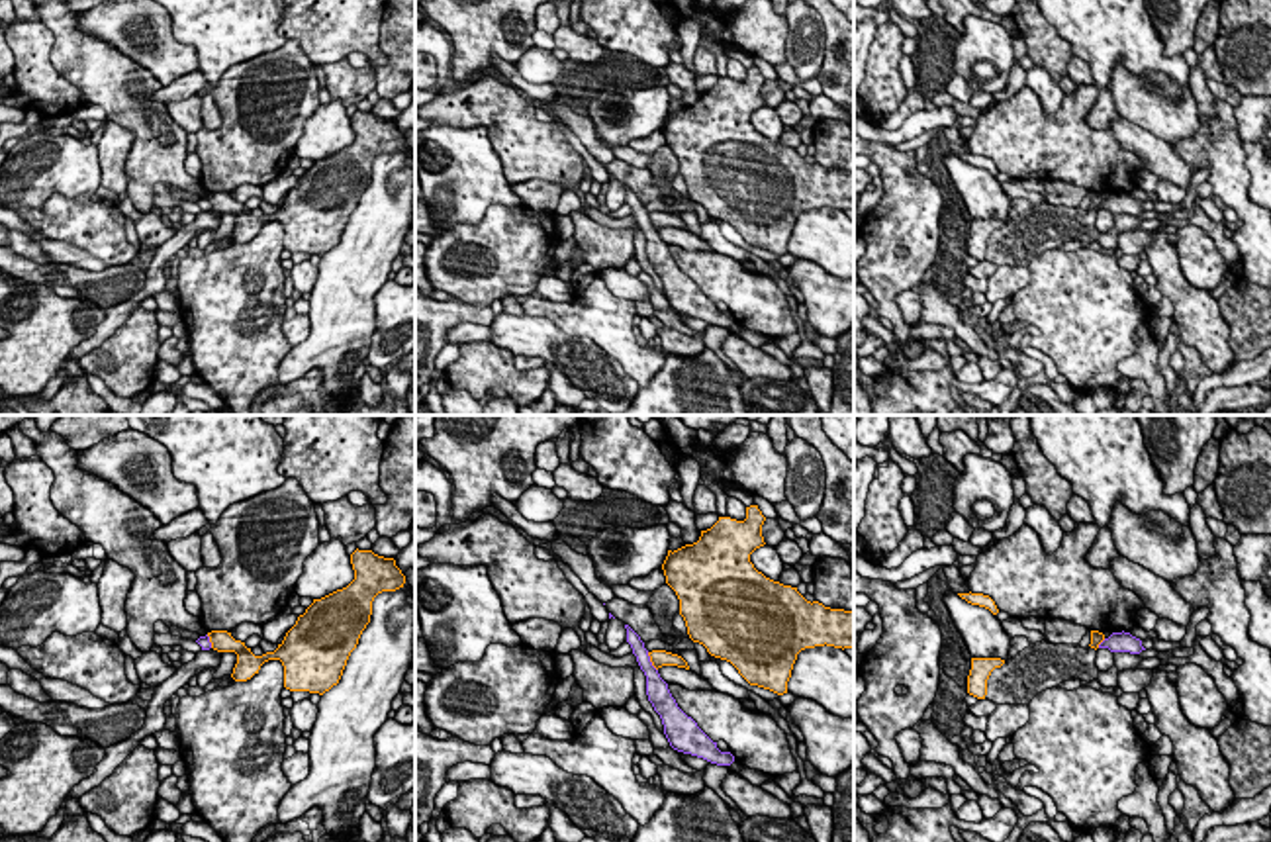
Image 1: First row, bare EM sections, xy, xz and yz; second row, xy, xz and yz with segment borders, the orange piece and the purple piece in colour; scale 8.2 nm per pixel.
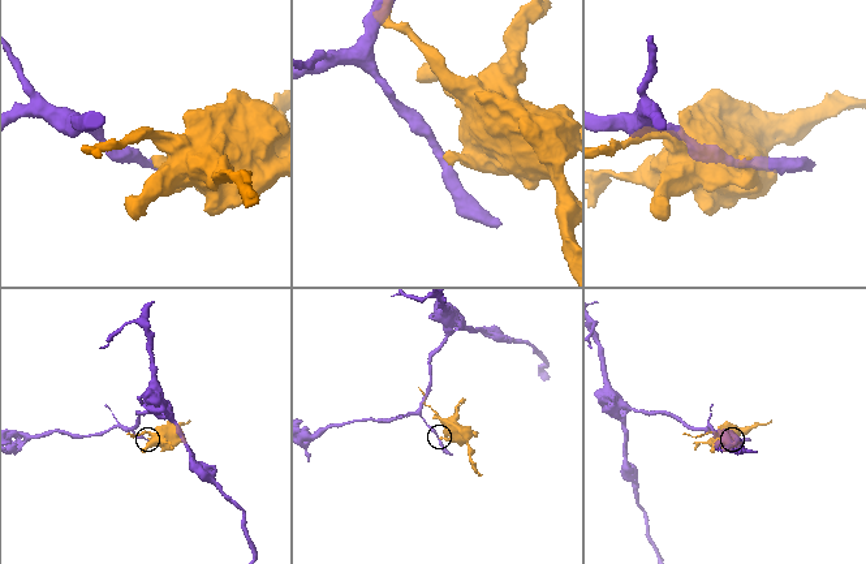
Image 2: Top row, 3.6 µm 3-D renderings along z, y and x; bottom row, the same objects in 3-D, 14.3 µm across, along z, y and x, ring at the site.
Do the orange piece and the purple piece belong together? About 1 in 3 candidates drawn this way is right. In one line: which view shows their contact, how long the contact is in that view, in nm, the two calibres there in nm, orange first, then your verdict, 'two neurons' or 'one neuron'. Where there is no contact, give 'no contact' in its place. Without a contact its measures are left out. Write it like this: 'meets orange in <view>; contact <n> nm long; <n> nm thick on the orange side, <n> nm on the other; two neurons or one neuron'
meets orange in xz; contact 180 nm long; 140 nm thick on the orange side, 190 nm on the other; two neurons

